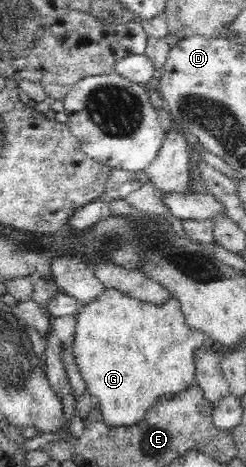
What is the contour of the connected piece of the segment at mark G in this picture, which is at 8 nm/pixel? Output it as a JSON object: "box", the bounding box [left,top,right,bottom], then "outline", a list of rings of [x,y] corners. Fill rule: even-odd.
{"box":[73,287,206,428],"outline":[[[105,287],[97,301],[81,305],[76,317],[73,354],[79,372],[87,384],[86,391],[97,402],[104,423],[111,428],[123,428],[143,422],[146,414],[166,398],[175,398],[195,380],[194,353],[206,344],[205,334],[191,329],[185,321],[181,304],[174,297],[163,305],[153,305],[133,299],[118,289]]]}

